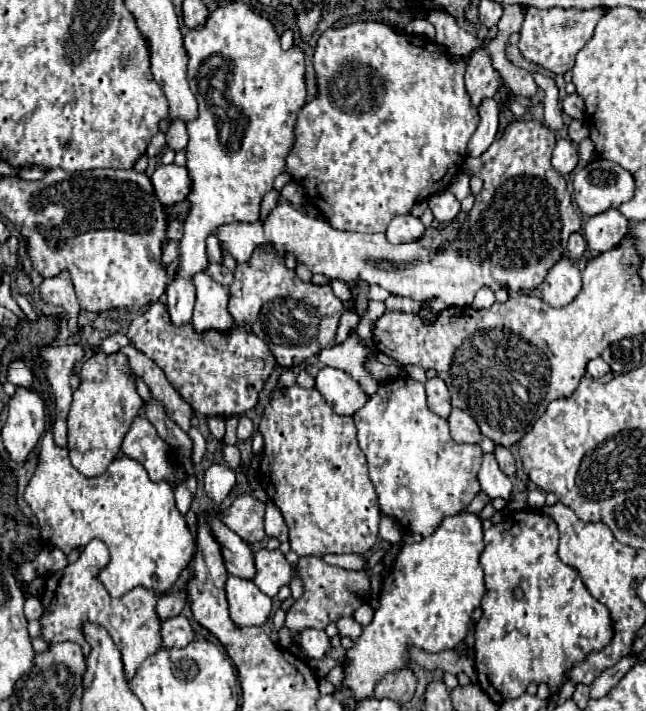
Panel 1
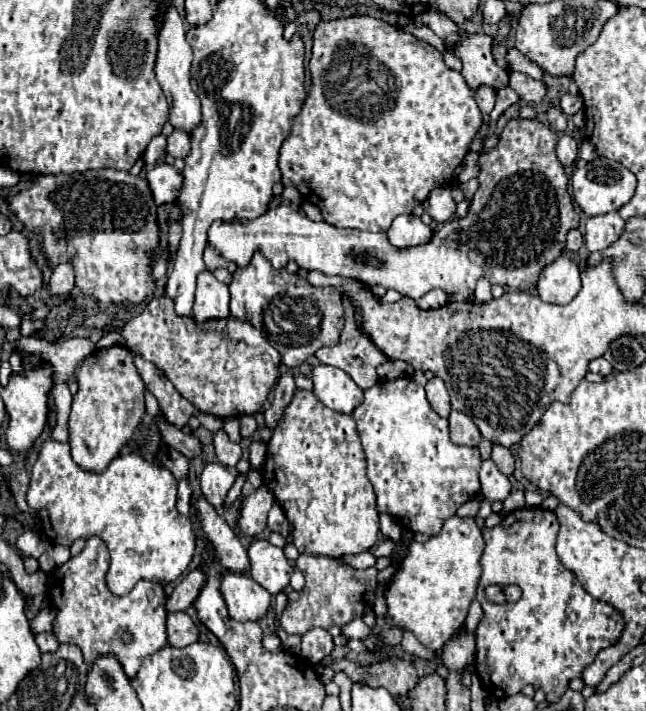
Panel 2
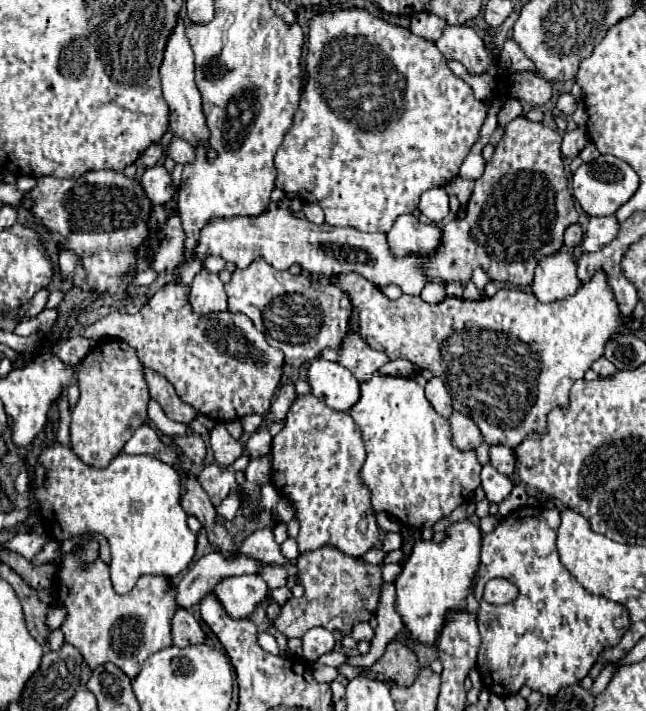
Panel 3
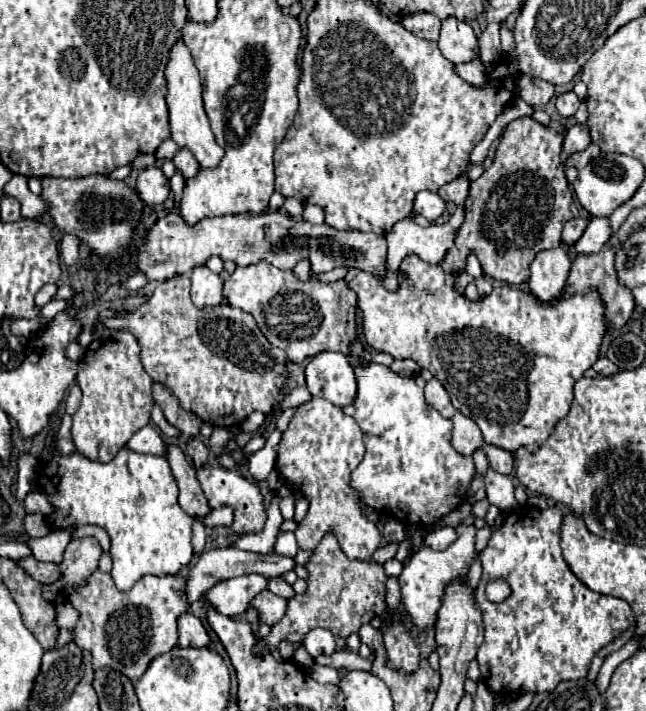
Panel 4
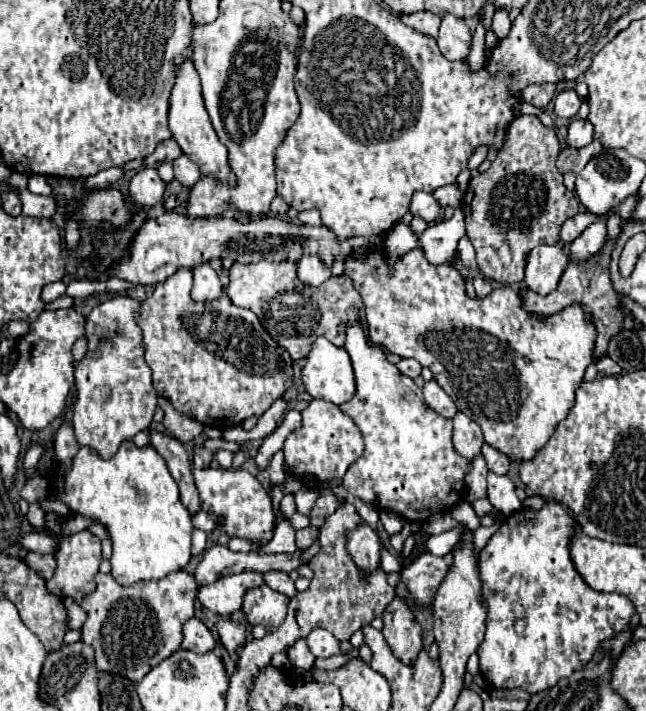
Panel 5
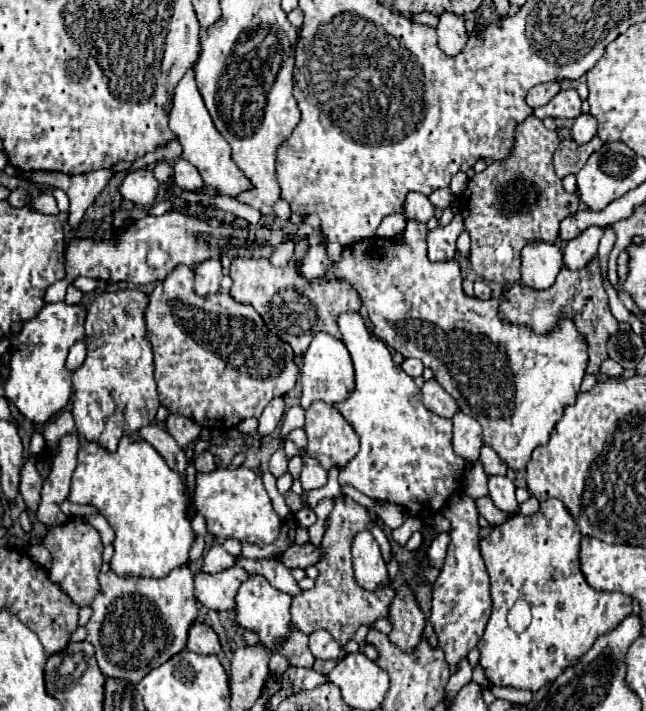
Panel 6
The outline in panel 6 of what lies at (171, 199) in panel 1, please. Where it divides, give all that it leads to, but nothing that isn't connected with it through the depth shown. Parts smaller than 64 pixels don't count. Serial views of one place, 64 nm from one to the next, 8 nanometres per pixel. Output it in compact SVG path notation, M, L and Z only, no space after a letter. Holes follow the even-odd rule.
M148 168L130 172L120 186L120 194L124 198L142 206L152 206L156 202L158 190L160 190L160 182L154 178L152 170Z

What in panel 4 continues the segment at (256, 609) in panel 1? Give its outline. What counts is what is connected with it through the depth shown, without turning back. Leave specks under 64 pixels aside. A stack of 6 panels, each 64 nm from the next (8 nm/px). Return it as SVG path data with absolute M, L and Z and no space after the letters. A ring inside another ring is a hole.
M244 574L230 580L218 582L208 594L206 602L214 606L220 614L240 616L250 608L250 602L266 590L268 580L260 574Z

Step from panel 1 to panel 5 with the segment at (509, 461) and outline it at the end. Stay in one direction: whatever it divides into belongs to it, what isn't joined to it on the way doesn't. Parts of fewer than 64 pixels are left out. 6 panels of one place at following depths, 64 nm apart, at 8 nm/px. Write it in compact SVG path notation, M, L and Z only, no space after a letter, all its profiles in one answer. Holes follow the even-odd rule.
M484 444L482 446L482 456L486 458L486 464L488 464L488 470L490 472L496 472L496 474L508 474L510 470L510 458L502 452L498 452L496 448Z

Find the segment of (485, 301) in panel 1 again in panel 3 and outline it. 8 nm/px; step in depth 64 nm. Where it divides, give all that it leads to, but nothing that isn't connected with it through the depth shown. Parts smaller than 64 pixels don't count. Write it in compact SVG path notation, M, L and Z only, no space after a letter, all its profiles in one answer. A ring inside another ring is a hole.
M478 268L478 270L472 274L472 282L476 284L476 288L478 288L478 292L480 292L480 298L486 298L484 288L486 288L486 284L490 282L488 274L486 274L486 272L480 272L480 268Z

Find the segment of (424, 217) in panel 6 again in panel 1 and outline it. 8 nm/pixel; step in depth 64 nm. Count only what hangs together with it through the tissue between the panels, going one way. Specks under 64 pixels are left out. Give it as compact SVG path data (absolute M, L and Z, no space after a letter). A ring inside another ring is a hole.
M450 190L430 196L428 204L430 204L430 210L438 222L452 222L462 210L460 202L456 200L456 196Z

